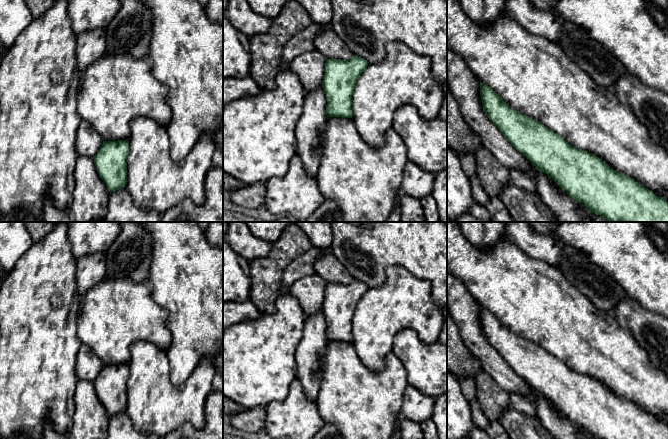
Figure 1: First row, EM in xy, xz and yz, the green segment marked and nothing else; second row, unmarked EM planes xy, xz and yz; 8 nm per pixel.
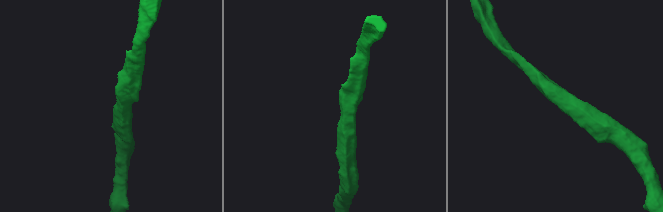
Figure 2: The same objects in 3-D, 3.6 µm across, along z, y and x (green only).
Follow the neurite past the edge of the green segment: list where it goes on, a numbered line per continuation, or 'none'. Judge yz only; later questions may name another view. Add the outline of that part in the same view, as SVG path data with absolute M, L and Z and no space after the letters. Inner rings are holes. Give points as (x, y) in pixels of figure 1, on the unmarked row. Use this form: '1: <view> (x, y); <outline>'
none

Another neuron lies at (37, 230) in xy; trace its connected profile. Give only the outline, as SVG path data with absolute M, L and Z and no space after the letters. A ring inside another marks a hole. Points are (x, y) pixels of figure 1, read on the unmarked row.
M25 222L25 224L34 242L44 238L54 228L54 222Z

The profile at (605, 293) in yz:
M560 243L558 269L564 277L599 309L615 315L616 305L628 295L579 249Z

